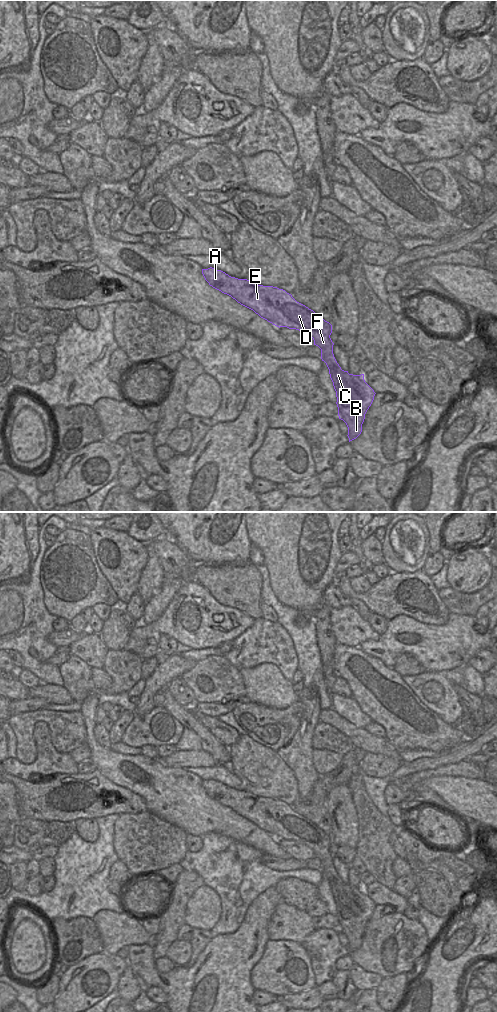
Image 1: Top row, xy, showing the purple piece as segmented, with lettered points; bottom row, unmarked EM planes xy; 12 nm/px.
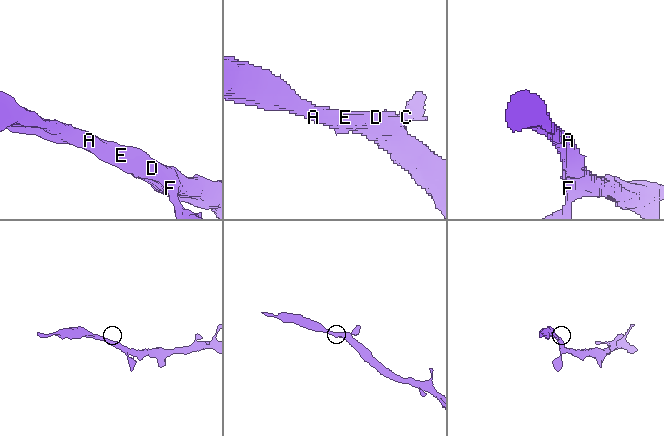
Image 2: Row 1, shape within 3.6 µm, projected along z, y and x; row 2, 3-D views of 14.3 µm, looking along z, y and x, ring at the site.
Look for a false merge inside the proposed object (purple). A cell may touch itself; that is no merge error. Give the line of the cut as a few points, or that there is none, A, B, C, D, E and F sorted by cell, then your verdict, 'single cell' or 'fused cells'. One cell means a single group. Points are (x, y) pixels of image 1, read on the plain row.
no cut; A B C D E F; single cell

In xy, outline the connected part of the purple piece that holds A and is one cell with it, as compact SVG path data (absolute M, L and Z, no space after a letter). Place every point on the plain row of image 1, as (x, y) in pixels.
M212 779L202 781L202 786L210 798L231 808L273 837L303 843L313 850L314 857L321 861L322 873L329 881L336 903L339 931L348 939L349 954L356 951L362 944L365 926L376 905L365 894L364 886L349 886L337 875L330 850L332 837L283 801L231 789Z

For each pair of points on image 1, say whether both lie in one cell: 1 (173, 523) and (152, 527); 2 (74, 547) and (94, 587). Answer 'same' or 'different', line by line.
1: different
2: same

